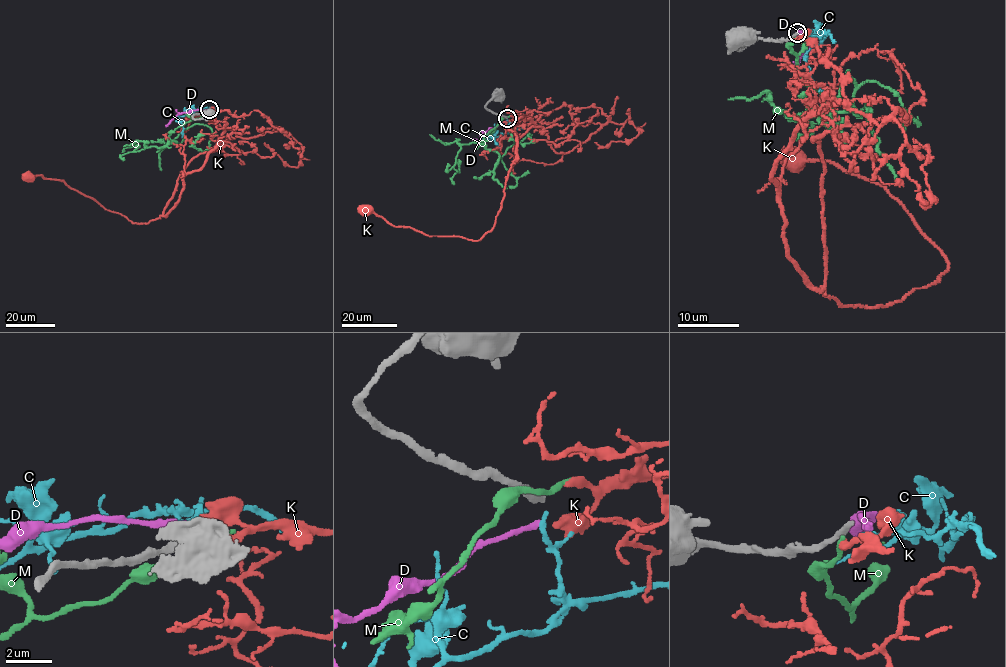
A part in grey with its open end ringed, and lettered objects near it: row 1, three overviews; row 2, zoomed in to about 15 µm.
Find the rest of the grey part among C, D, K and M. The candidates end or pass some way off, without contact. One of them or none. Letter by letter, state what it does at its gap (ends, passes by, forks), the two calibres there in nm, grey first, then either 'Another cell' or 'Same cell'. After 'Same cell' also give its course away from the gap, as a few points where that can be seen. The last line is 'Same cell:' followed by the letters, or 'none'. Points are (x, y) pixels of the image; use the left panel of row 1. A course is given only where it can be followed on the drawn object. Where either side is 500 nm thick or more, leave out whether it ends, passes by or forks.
C: It ends there. Thickness 300 nm (grey) against 190 nm. Another cell
D: It ends there. Thickness 300 nm (grey) against 240 nm. Another cell
K: It ends there. Thickness 300 nm (grey) against 460 nm. Another cell
M: It ends there. Thickness 300 nm (grey) against 280 nm. Another cell
Same cell: none

